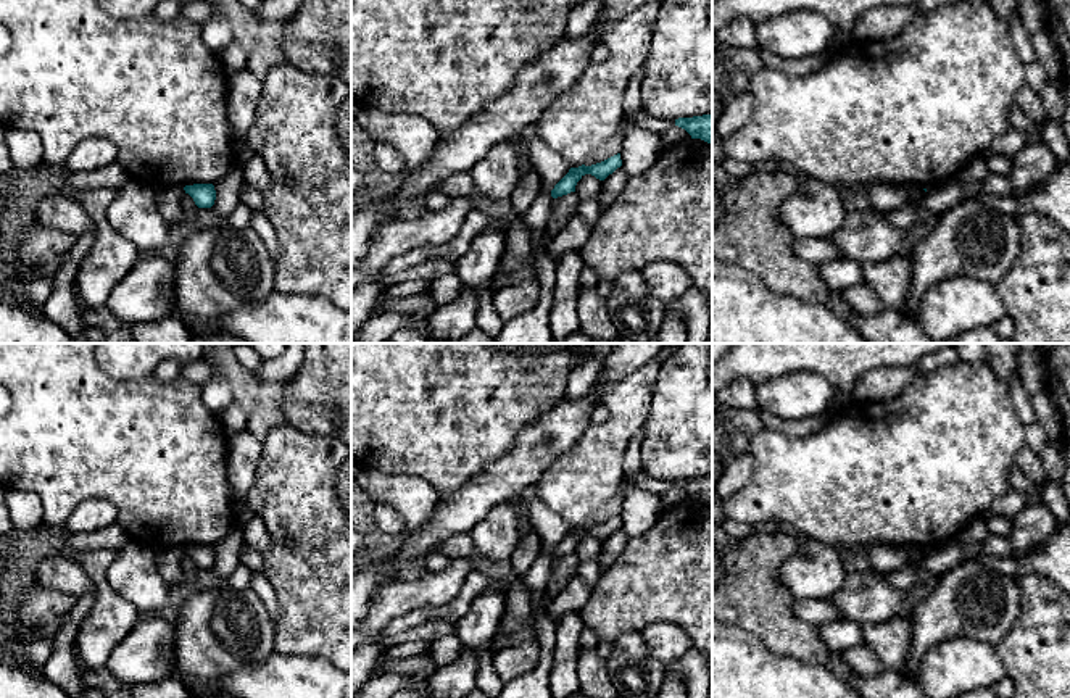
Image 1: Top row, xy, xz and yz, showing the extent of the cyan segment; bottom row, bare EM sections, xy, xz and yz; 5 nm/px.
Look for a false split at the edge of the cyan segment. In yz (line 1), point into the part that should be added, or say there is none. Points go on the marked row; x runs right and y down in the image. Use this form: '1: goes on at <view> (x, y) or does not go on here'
1: does not go on here

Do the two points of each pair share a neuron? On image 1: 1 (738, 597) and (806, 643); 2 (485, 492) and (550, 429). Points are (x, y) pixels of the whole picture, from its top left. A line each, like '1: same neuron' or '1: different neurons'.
1: same neuron
2: same neuron

